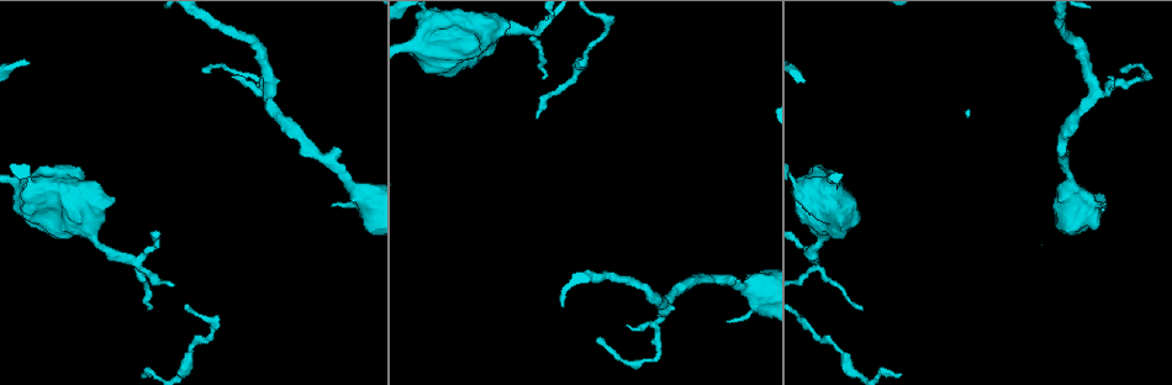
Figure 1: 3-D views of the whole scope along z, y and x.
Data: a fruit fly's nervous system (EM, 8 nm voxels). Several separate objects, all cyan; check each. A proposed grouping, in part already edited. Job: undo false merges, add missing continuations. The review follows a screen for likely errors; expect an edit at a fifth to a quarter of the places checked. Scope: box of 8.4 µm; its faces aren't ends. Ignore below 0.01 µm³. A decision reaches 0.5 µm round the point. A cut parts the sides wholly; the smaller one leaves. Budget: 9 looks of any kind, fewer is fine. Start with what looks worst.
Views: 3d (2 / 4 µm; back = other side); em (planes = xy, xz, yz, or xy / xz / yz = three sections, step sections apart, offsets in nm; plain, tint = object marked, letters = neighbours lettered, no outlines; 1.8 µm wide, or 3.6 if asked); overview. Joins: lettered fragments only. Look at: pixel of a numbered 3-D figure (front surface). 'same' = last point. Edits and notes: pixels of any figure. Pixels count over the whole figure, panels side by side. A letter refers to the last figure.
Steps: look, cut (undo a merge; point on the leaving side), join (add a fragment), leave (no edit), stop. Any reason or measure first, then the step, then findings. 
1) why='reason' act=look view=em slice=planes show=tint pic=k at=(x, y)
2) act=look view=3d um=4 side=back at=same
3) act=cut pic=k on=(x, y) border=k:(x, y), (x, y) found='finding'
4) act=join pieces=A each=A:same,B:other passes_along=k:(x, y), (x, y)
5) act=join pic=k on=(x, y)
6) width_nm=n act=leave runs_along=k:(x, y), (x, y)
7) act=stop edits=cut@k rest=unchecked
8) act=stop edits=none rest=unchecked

act=look view=em um=3.6 slice=xy step=16 show=tint pic=1 at=(826, 195)

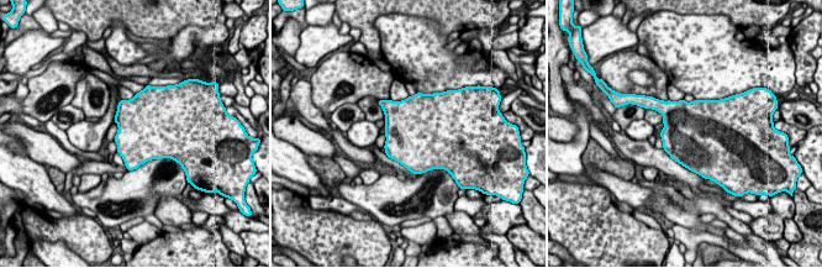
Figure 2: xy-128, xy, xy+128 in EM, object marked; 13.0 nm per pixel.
act=look view=em um=3.6 slice=xy step=16 show=letters at=same

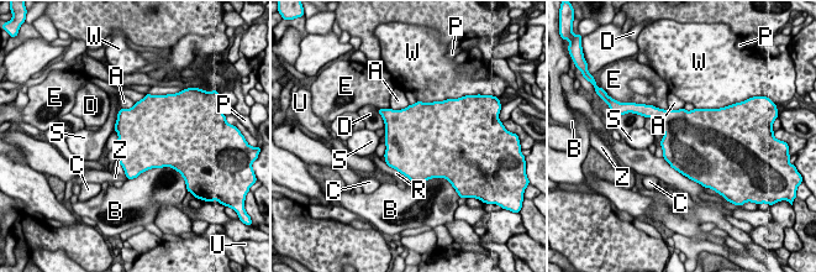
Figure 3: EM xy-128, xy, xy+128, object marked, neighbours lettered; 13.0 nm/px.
longest_contact=B:500nm act=leave each=A:other,B:other,C:other,D:other,E:other,P:other,R:other,S:other,U:other,W:other,Z:other found='continuous, no second neuron'

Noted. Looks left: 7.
why='sharp bend' act=look view=em slice=xy step=4 show=tint pic=1 at=(656, 356)

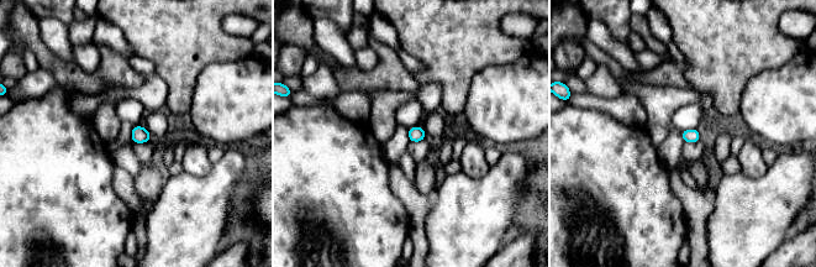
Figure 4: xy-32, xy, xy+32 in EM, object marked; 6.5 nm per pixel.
act=look view=em slice=planes show=letters at=same

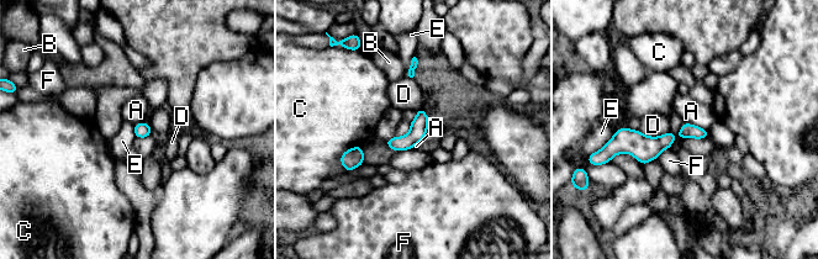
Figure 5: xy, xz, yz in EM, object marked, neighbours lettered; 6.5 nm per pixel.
act=leave each=A:other,B:other,C:other,D:other,E:other,F:other runs_along=5:(705, 133), (617, 143) found='continuous, no second neuron'

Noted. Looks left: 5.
why='sudden change in width' act=look view=3d um=4 pic=1 at=(1071, 190)

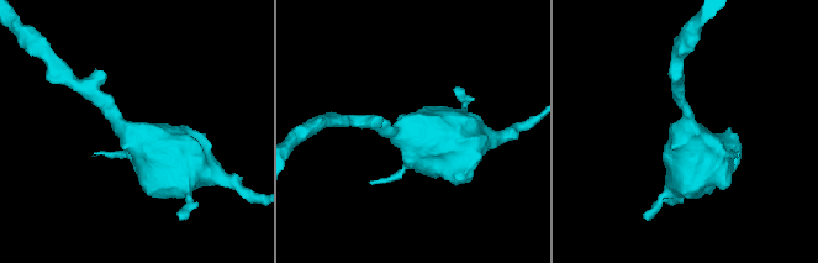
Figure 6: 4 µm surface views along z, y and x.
why='shape alone is not enough' act=look view=em slice=xy step=8 show=plain pic=6 at=(414, 133)

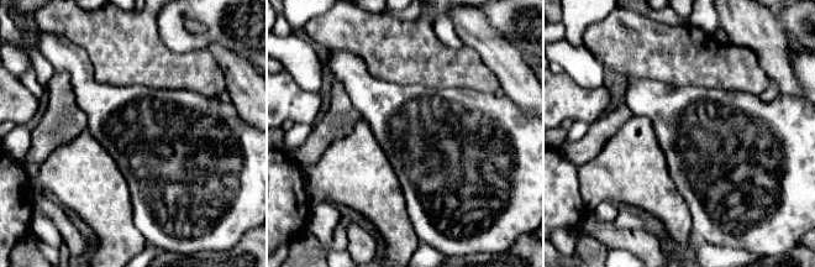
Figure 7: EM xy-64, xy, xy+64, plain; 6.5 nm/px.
act=look view=em slice=xy step=8 show=letters at=same

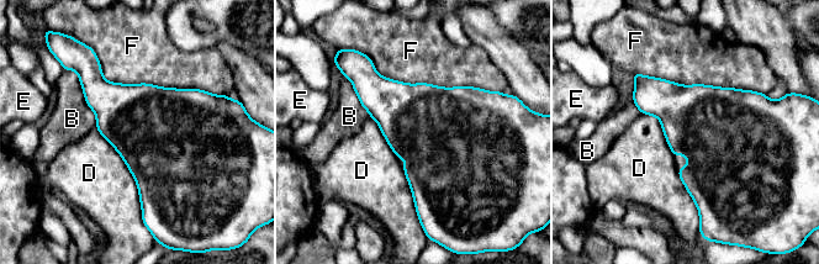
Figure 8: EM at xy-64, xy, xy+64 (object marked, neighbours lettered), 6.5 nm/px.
act=leave each=B:other,D:other,E:other,F:other border=8:(95, 127), (132, 175), (142, 215) found='all the same neuron'

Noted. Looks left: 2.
act=stop edits=none rest=unchecked

